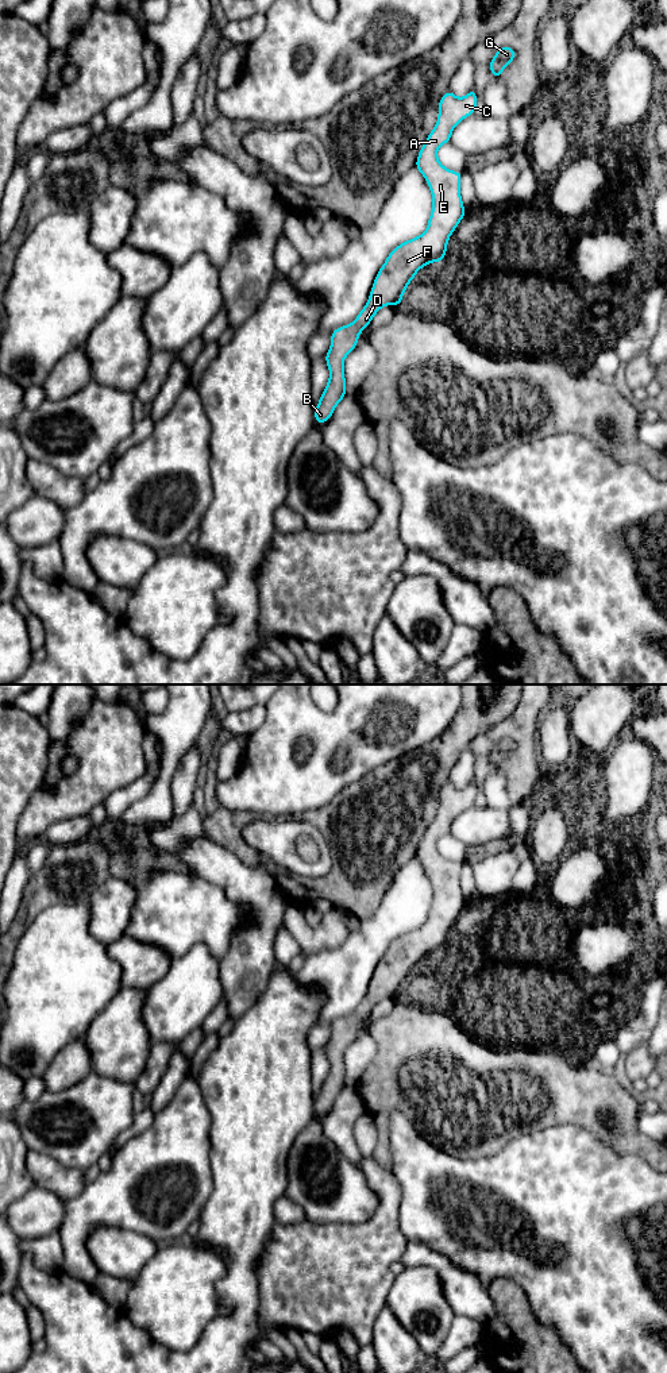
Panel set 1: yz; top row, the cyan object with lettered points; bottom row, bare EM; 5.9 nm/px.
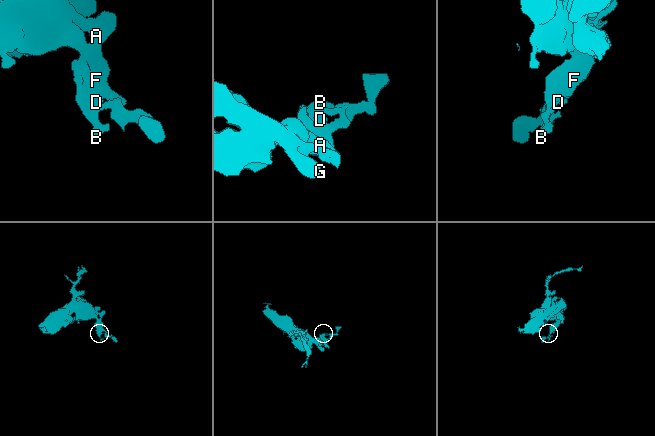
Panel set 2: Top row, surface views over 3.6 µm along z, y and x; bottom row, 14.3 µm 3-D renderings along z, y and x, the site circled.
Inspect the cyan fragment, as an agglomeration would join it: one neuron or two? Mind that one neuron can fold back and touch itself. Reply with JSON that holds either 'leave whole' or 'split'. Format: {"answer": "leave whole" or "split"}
{"answer": "leave whole"}

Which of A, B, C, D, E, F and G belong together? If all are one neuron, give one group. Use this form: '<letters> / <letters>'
A B C D E F G

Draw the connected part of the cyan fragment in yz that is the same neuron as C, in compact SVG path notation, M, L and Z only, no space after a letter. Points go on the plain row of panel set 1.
M474 780L462 790L447 782L440 790L436 817L424 833L415 856L425 869L433 891L427 921L390 942L375 967L369 992L356 1010L331 1025L331 1038L324 1048L329 1071L315 1099L316 1114L329 1111L336 1096L346 1088L343 1054L359 1034L359 1025L382 998L401 996L405 980L421 959L444 950L451 925L467 906L460 888L462 864L444 859L436 844L450 833L455 817L473 807L475 799Z

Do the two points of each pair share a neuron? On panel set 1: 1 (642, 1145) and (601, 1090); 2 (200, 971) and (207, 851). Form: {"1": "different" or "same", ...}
{"1": "same", "2": "different"}

